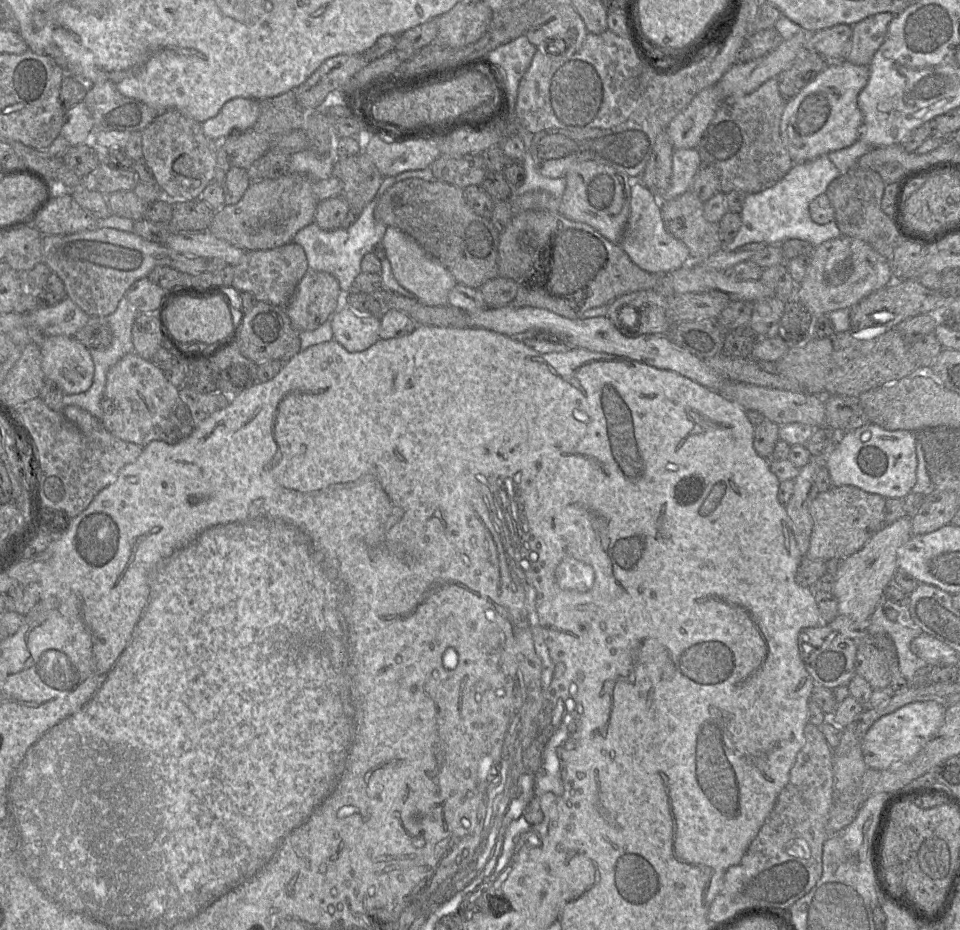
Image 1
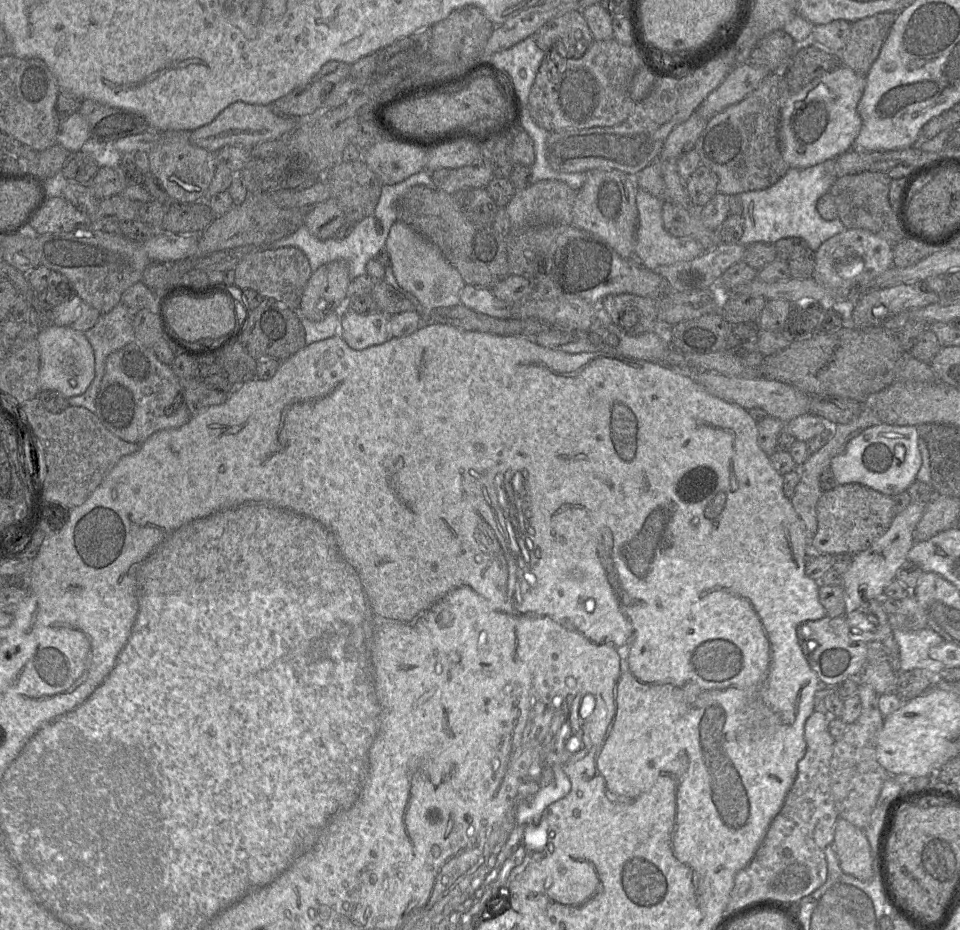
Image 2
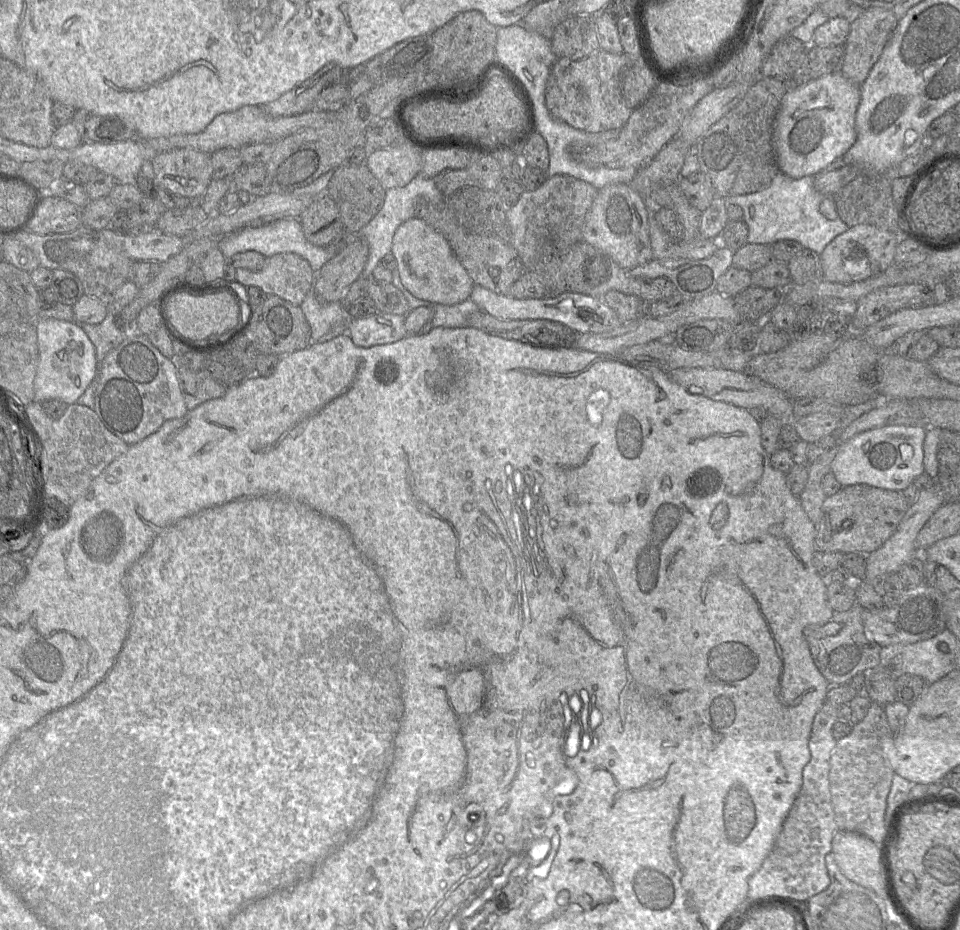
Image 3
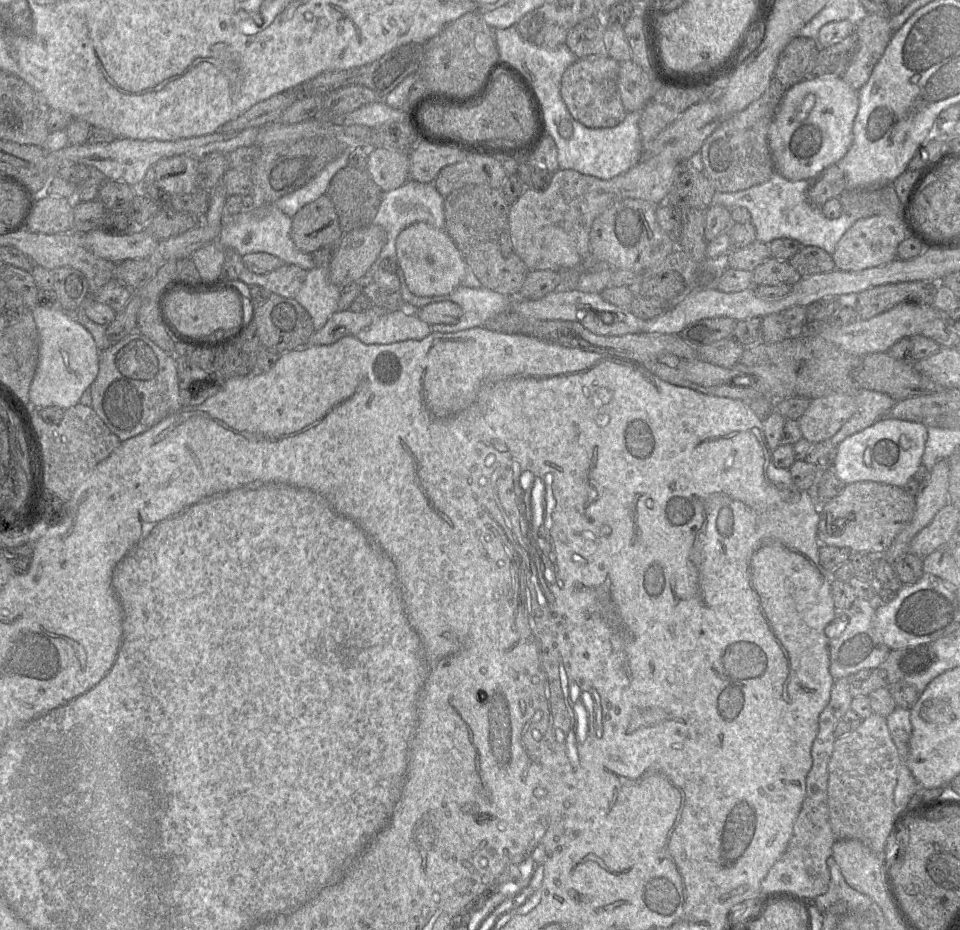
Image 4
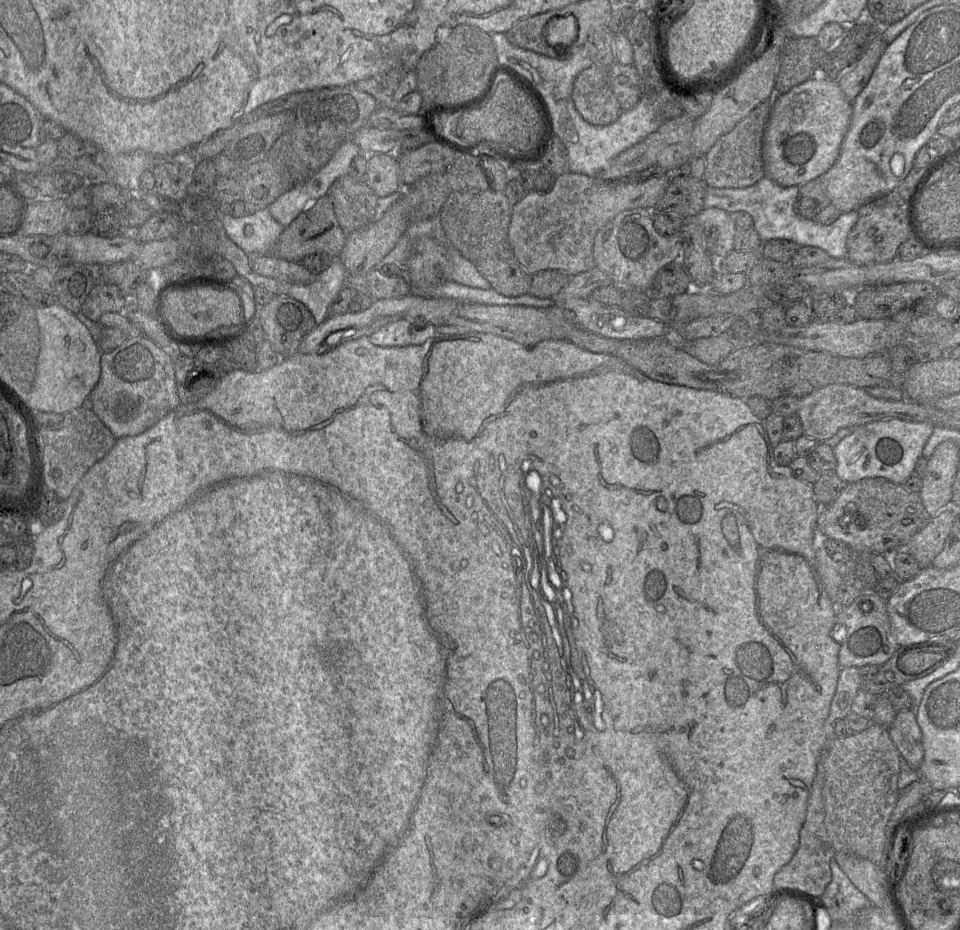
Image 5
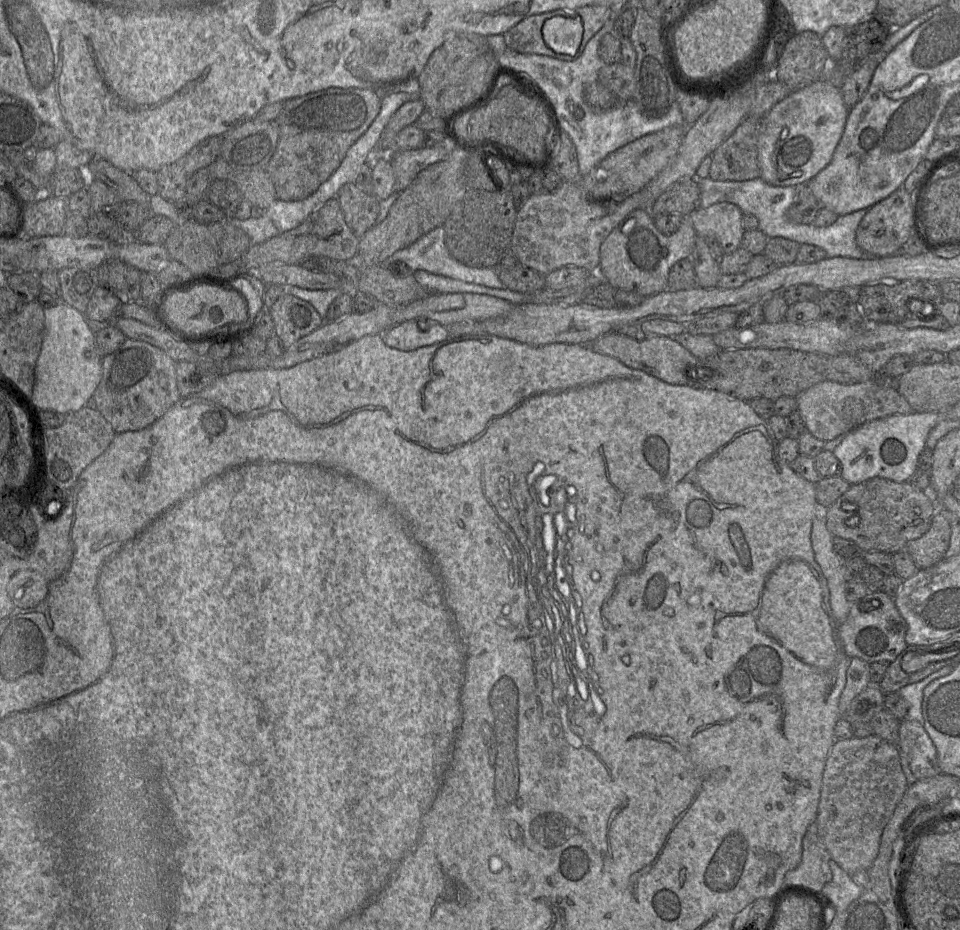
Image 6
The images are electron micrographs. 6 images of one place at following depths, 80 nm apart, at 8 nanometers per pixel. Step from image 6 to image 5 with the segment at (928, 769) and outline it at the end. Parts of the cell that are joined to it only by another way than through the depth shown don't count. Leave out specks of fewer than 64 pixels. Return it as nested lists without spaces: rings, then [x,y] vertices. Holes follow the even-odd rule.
[[[902,710],[896,713],[890,725],[889,735],[900,755],[909,766],[918,770],[924,755],[922,732],[912,710]]]

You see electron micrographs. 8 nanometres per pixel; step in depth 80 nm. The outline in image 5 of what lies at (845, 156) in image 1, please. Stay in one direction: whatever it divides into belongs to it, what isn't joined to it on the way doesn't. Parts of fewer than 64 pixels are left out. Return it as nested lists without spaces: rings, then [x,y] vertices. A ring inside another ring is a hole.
[[[768,176],[745,188],[713,188],[707,187],[704,198],[704,208],[720,208],[729,213],[747,212],[753,219],[753,227],[763,242],[771,239],[786,239],[793,241],[799,247],[811,246],[823,249],[831,258],[847,257],[847,237],[860,217],[857,210],[842,212],[838,219],[824,225],[817,220],[804,219],[794,210],[799,186],[781,186]]]

